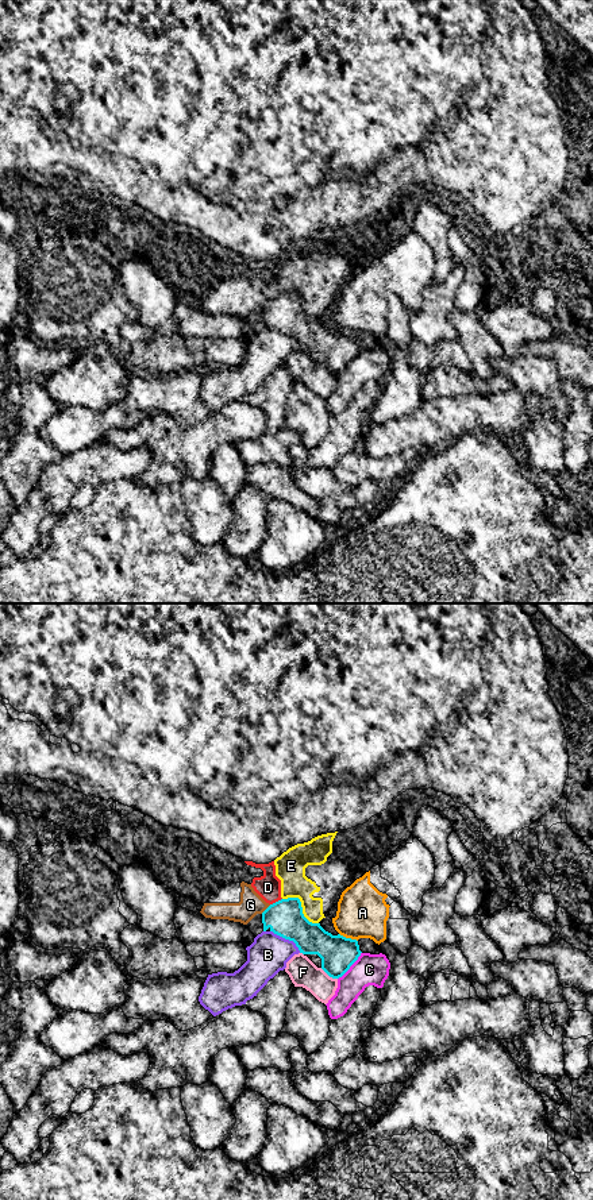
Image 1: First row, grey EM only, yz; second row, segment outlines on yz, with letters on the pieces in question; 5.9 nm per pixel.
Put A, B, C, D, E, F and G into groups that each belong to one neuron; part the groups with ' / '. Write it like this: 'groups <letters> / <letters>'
groups A / B / C / D E G / F

